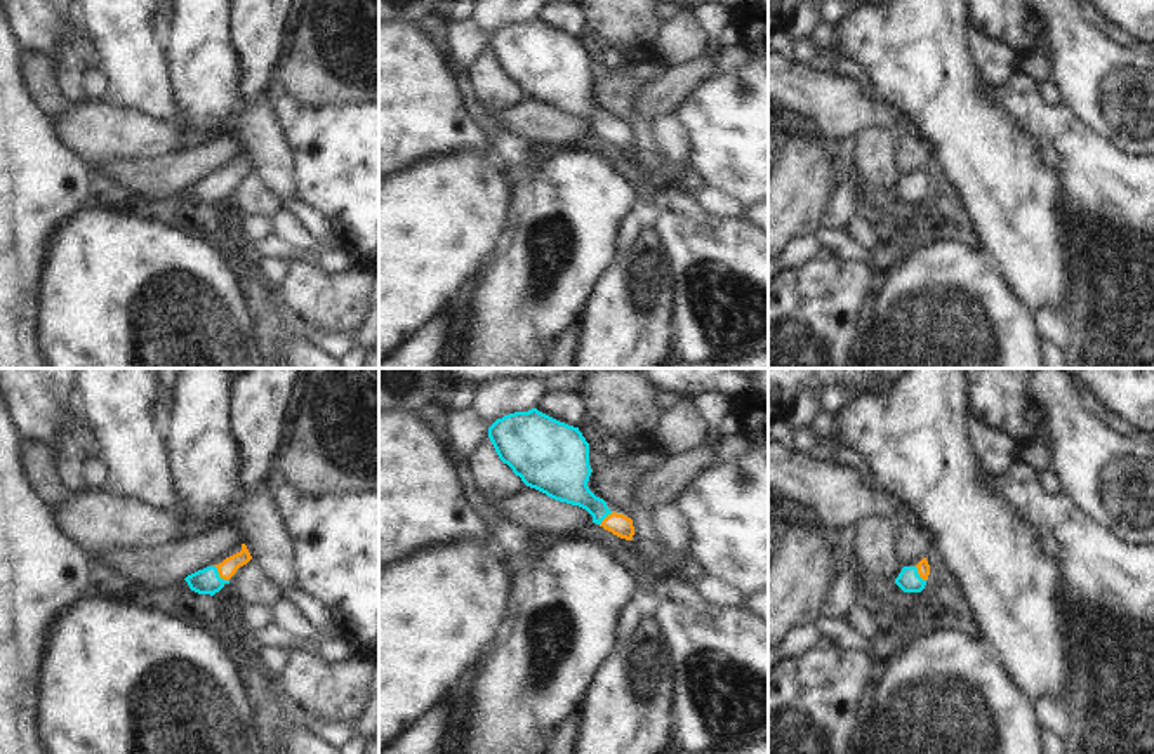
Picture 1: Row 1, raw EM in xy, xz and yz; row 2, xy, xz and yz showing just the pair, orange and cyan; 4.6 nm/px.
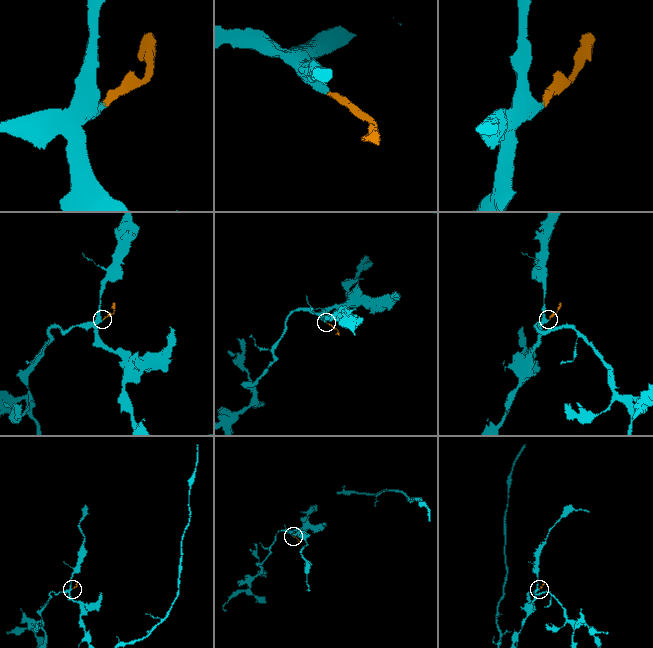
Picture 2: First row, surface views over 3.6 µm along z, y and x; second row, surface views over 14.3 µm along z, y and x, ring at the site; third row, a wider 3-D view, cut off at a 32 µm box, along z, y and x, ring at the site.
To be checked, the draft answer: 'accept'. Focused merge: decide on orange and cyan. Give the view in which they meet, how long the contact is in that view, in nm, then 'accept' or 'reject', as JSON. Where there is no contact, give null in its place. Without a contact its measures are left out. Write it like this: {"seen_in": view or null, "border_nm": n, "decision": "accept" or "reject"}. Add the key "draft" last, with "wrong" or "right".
{"seen_in": "xy", "border_nm": 100, "decision": "accept", "draft": "right"}

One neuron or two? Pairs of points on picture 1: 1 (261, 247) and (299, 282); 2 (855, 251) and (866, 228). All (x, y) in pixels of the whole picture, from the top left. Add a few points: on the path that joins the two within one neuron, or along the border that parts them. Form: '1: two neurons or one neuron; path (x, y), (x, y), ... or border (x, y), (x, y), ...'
1: two neurons; border (284, 259), (313, 263)
2: two neurons; border (845, 230), (873, 252)

